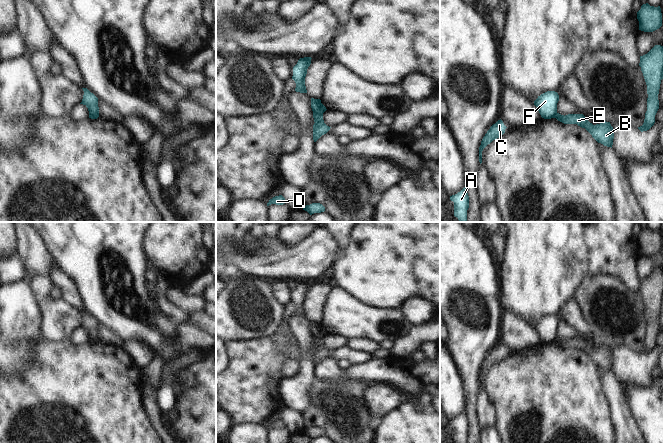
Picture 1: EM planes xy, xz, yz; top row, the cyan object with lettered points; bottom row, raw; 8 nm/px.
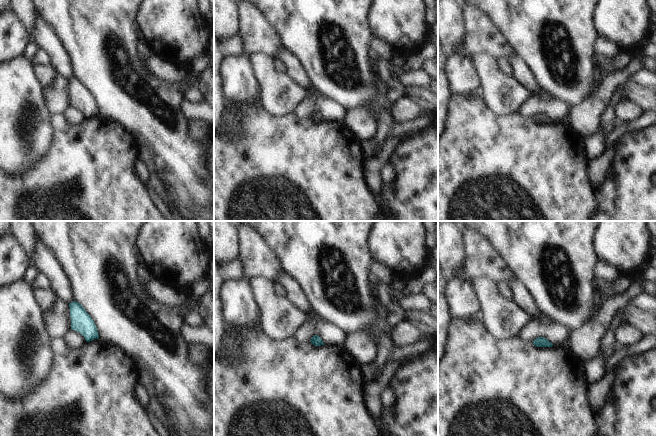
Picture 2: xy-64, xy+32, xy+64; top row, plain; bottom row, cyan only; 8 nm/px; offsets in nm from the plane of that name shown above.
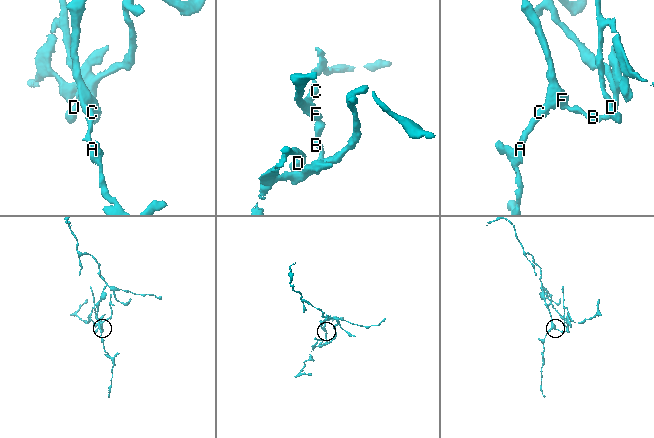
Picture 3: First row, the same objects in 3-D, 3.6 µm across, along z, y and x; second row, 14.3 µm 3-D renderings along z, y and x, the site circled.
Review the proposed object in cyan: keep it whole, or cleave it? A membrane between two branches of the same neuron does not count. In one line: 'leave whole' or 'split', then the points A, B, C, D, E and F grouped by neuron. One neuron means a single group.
split | A C F / B D E

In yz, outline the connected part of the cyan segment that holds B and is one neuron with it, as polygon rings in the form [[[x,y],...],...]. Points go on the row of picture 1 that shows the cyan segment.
[[[557,113],[555,118],[564,124],[577,124],[585,128],[598,143],[612,148],[614,130],[610,122],[603,121],[600,124],[593,125],[583,114],[568,114],[564,116]]]

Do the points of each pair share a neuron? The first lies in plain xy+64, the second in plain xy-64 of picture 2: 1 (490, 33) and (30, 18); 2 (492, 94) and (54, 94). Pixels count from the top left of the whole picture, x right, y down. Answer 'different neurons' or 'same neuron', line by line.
1: same neuron
2: same neuron

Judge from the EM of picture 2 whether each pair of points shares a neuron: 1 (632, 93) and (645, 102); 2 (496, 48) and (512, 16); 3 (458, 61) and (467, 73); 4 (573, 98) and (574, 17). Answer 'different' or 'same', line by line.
1: same
2: different
3: same
4: same

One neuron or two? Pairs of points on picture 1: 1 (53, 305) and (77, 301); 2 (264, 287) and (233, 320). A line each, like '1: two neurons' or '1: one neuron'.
1: two neurons
2: one neuron

